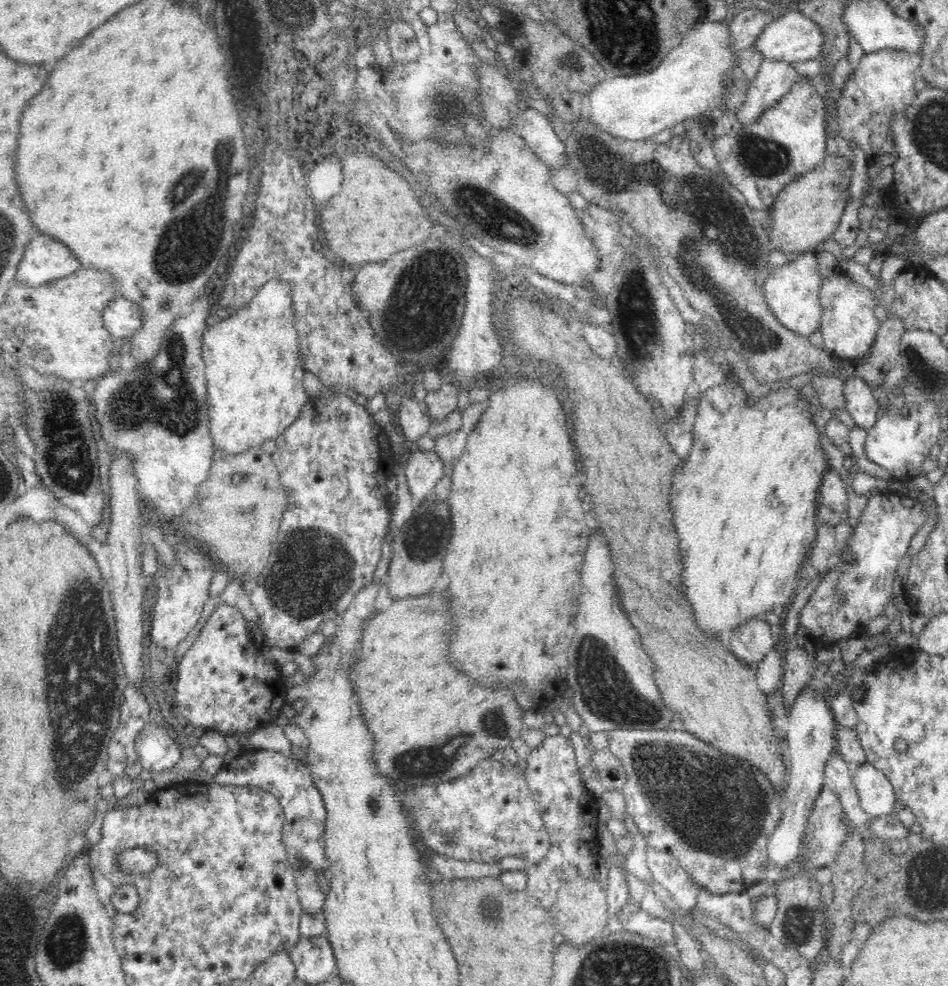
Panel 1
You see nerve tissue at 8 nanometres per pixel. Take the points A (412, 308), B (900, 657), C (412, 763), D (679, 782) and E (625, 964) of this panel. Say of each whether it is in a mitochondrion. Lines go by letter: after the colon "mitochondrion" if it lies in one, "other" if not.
A: mitochondrion
B: other
C: mitochondrion
D: mitochondrion
E: mitochondrion

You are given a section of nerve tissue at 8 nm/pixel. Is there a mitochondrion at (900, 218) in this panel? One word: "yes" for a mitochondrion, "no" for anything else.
no

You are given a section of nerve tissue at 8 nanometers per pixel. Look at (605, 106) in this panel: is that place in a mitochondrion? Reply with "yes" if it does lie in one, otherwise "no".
no

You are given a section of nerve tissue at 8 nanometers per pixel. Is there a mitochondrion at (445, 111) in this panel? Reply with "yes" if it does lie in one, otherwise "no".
yes

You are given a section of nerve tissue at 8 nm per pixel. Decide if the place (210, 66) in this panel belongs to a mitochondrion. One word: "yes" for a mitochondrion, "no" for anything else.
no

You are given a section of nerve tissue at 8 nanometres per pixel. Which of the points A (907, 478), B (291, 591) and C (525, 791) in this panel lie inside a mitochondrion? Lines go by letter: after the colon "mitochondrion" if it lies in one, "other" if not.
A: other
B: mitochondrion
C: other

